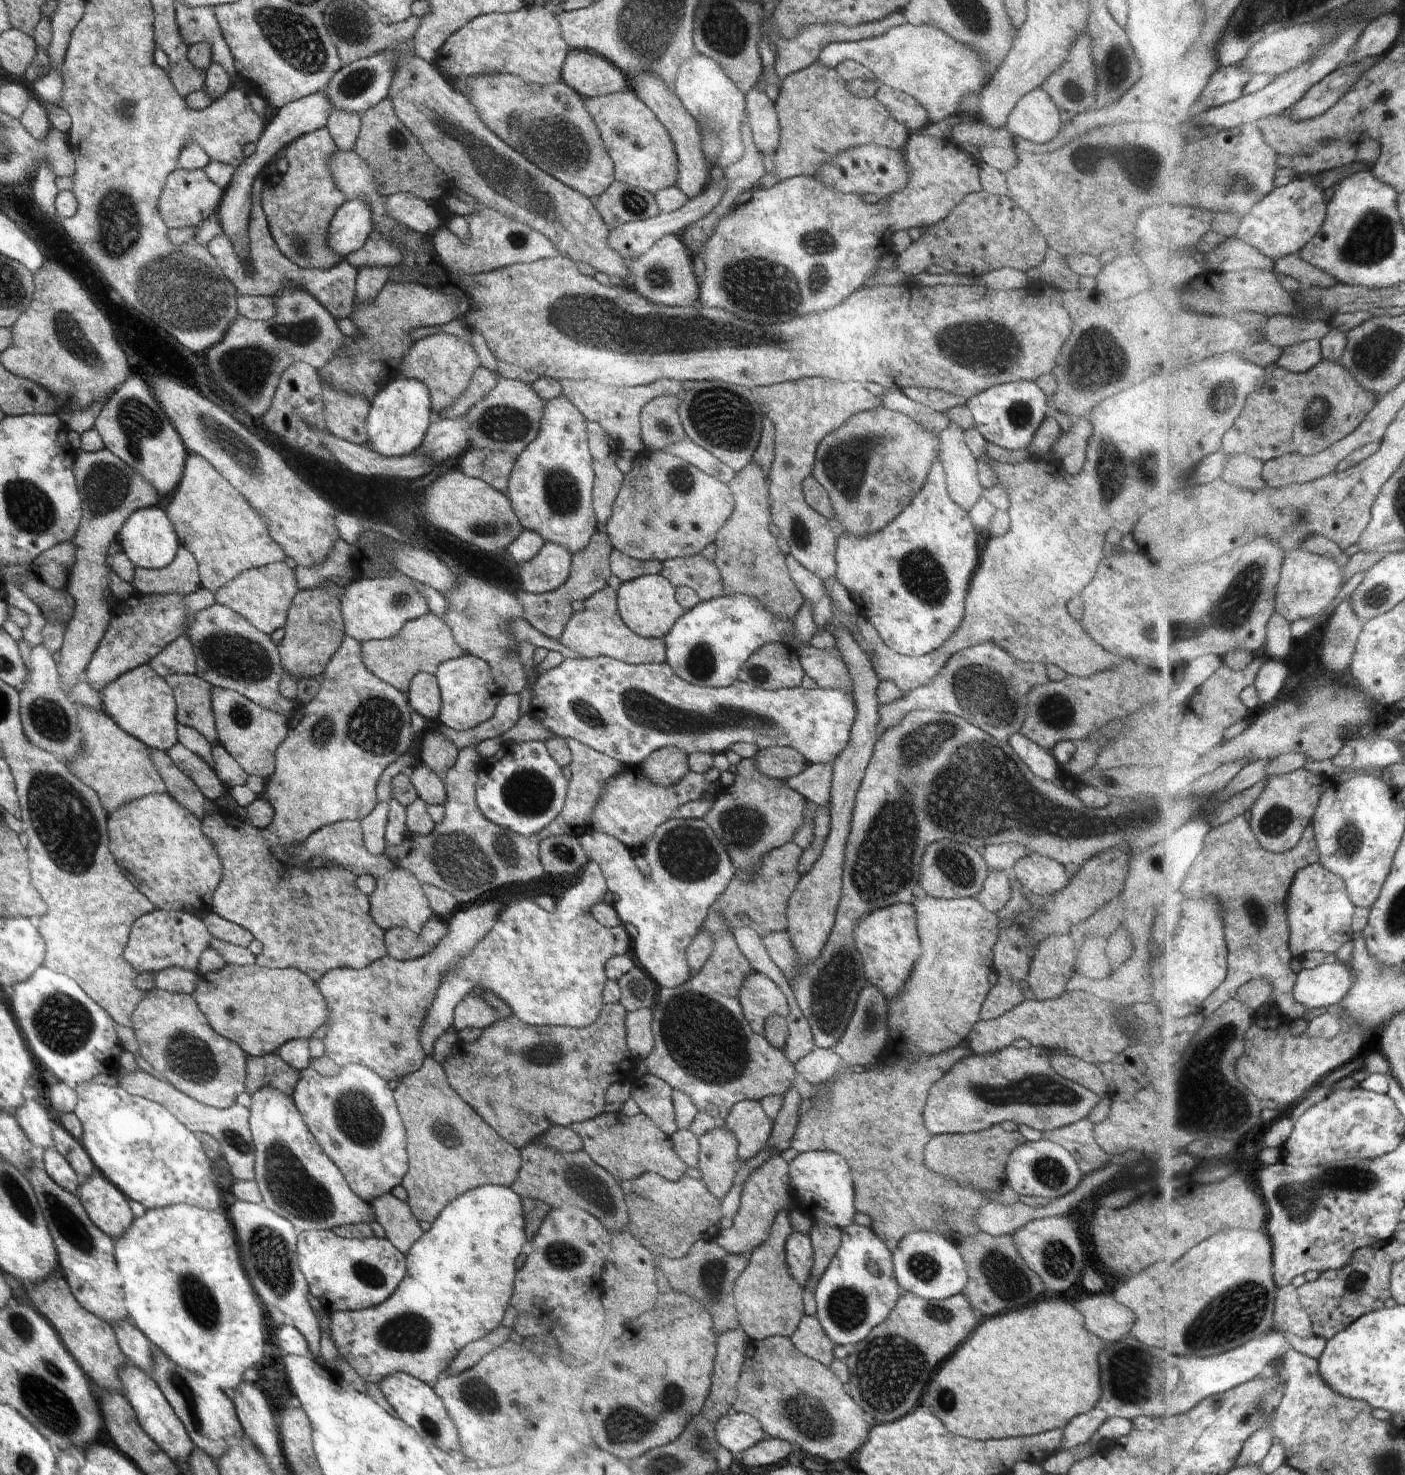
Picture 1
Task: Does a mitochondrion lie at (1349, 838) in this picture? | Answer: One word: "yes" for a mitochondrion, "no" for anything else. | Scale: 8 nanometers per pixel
yes

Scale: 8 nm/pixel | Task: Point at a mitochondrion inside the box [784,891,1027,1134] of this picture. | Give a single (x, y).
(832, 989)

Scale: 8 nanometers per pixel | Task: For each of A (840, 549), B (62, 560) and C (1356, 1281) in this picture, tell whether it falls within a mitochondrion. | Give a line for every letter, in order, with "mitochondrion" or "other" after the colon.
A: other
B: other
C: mitochondrion

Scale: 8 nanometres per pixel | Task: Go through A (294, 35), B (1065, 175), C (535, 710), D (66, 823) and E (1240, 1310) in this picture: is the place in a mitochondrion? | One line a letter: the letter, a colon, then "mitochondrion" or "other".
A: mitochondrion
B: other
C: other
D: mitochondrion
E: mitochondrion

